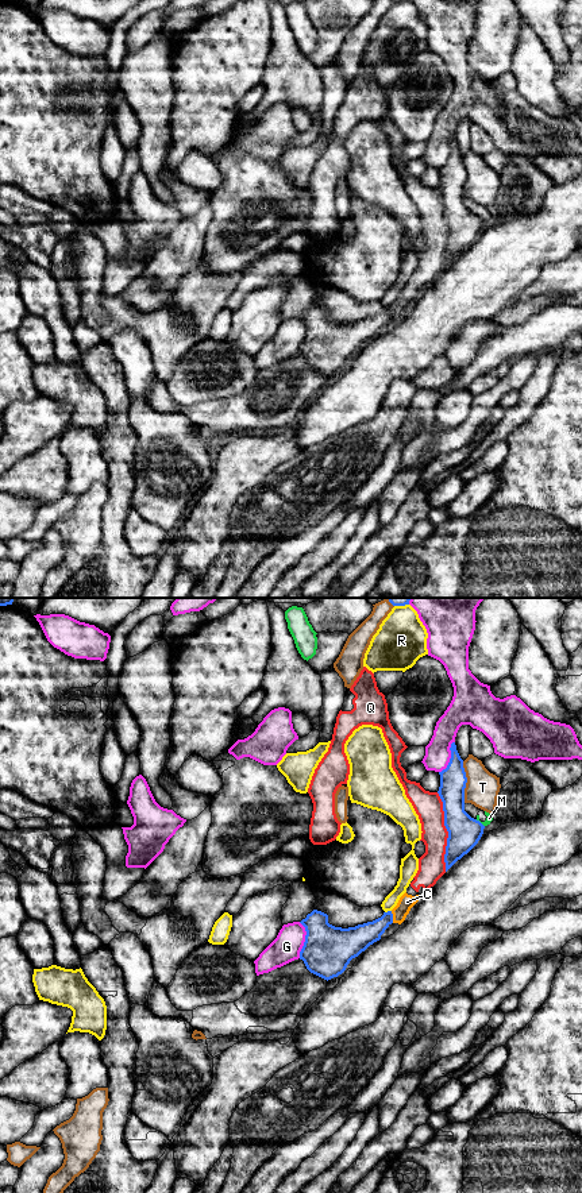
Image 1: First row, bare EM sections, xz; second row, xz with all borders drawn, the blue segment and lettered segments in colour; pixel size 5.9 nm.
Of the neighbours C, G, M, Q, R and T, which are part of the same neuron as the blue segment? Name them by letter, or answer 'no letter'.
no letter

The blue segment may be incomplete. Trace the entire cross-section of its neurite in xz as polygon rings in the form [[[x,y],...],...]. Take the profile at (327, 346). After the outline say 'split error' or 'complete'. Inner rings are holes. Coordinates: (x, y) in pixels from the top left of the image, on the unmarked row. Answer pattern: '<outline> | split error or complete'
[[[313,305],[300,318],[307,327],[300,355],[311,368],[328,377],[342,370],[352,354],[381,335],[393,318],[393,309],[388,306],[373,317],[342,324],[329,320],[327,309]]] | complete

